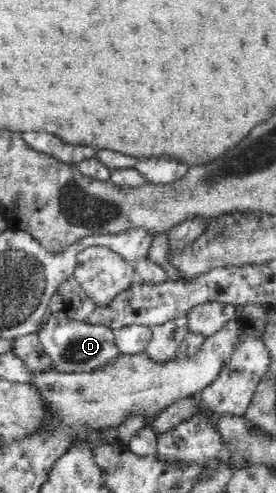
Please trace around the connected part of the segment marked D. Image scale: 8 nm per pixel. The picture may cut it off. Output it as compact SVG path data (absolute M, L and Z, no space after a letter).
M66 311L50 313L38 332L46 353L52 358L52 366L61 372L86 373L105 369L125 354L117 345L116 335L109 327L70 319Z

